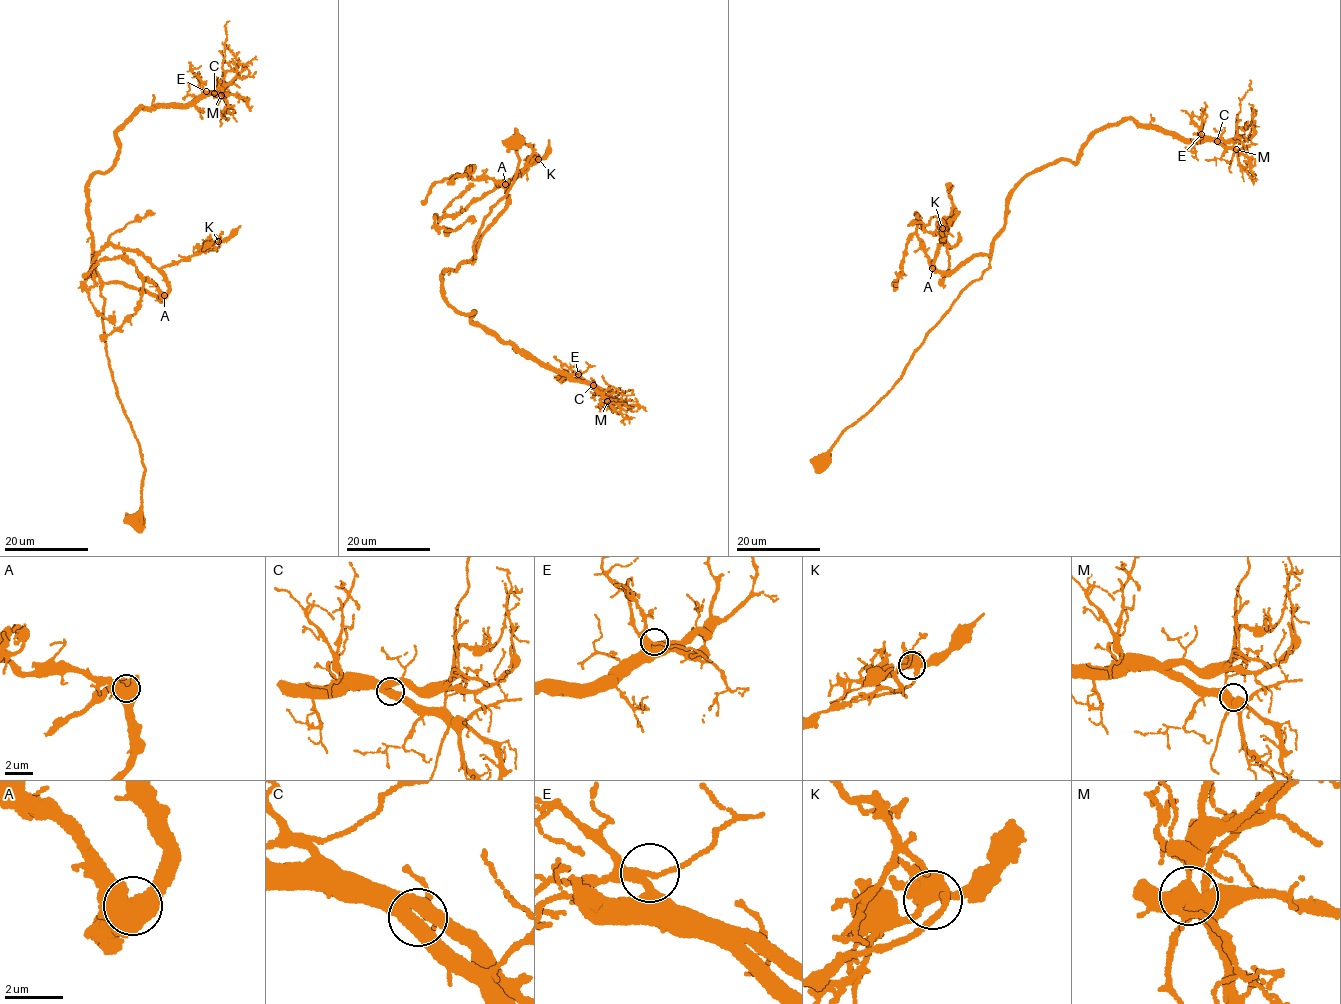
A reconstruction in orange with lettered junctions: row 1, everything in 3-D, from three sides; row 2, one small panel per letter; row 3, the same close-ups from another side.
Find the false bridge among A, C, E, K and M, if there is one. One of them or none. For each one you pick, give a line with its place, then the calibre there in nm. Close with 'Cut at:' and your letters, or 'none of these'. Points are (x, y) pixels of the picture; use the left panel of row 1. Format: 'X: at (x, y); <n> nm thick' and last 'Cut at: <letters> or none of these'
K: at (218, 241); 460 nm thick
Cut at: K

